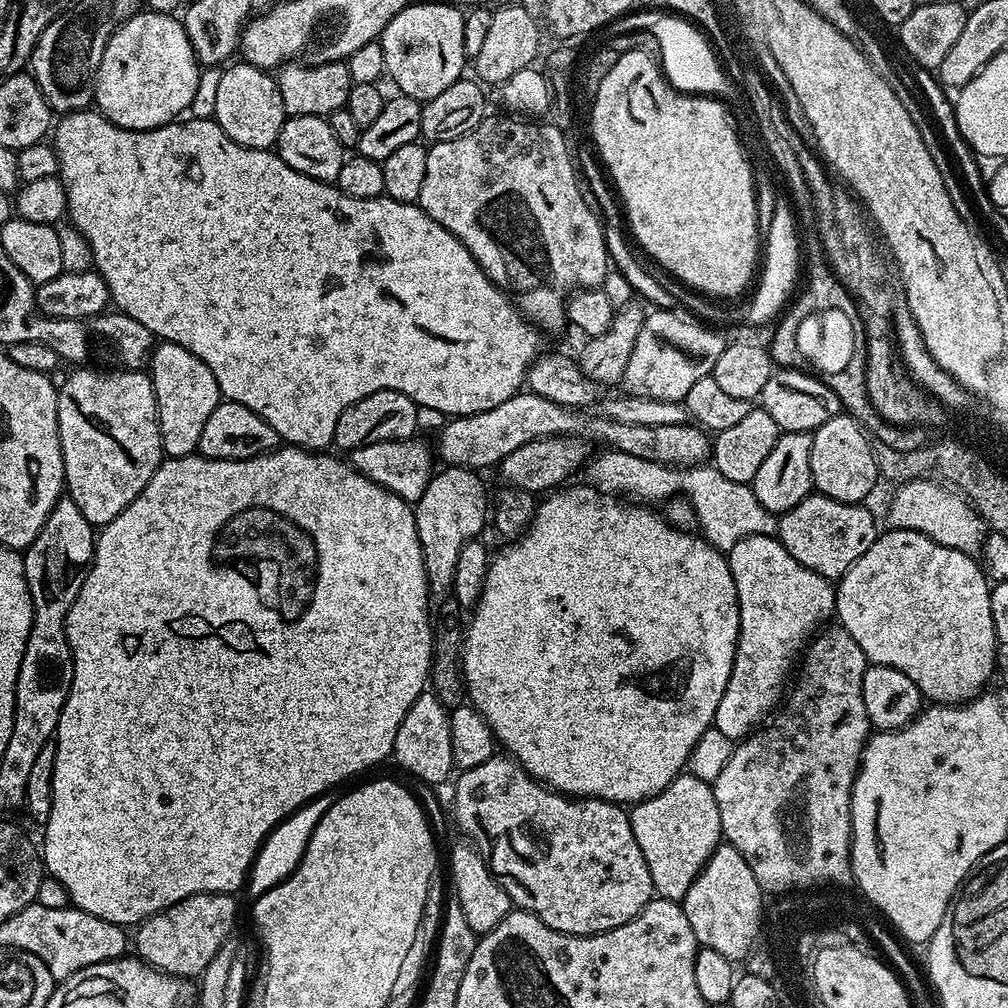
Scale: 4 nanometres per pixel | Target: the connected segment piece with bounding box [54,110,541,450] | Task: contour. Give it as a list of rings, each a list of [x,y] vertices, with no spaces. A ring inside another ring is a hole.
[[[85,110],[61,115],[54,124],[54,136],[56,132],[54,147],[56,157],[60,163],[58,175],[60,181],[64,184],[66,198],[68,199],[67,219],[70,221],[71,227],[77,228],[87,238],[88,245],[92,248],[92,262],[95,271],[99,272],[100,277],[106,282],[111,303],[119,311],[125,312],[130,318],[134,318],[137,322],[142,322],[142,326],[146,326],[146,330],[150,330],[153,337],[159,338],[161,341],[169,340],[178,346],[186,346],[186,350],[190,350],[190,354],[202,358],[202,362],[206,362],[206,366],[210,366],[210,374],[214,374],[214,378],[218,382],[221,397],[224,400],[233,400],[250,410],[254,410],[254,414],[258,414],[258,418],[265,420],[280,435],[281,441],[285,445],[309,450],[327,449],[334,438],[334,426],[338,422],[338,414],[342,414],[342,410],[346,410],[346,406],[350,406],[378,390],[398,390],[402,394],[409,396],[421,408],[438,410],[445,418],[455,418],[482,414],[482,410],[494,410],[494,406],[498,406],[501,402],[506,402],[506,398],[515,396],[517,392],[525,387],[528,368],[541,351],[541,333],[525,317],[520,315],[520,309],[512,303],[508,293],[503,292],[480,269],[474,254],[470,254],[470,250],[466,250],[466,246],[462,246],[462,242],[458,242],[458,238],[454,238],[454,234],[450,234],[450,230],[438,226],[438,222],[434,222],[434,218],[427,216],[421,210],[419,203],[398,202],[397,200],[391,200],[386,194],[373,200],[350,198],[340,191],[335,183],[315,180],[306,174],[295,172],[293,168],[286,166],[284,159],[275,151],[267,148],[247,148],[238,142],[234,142],[224,133],[222,126],[212,118],[208,118],[208,120],[180,118],[171,124],[163,124],[161,128],[148,128],[144,132],[139,132],[133,128],[119,128],[118,125],[109,122],[107,115],[100,113],[99,116],[98,113],[92,111]]]

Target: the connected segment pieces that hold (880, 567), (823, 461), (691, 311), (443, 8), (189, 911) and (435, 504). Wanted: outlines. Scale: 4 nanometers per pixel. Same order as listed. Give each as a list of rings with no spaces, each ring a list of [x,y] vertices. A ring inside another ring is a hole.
[[[905,528],[887,531],[877,535],[870,550],[835,585],[835,619],[862,646],[869,662],[902,670],[925,701],[966,704],[989,687],[988,679],[996,672],[992,588],[985,569],[977,561],[976,565],[969,553],[950,550],[950,546],[942,546],[921,532]]]
[[[839,414],[812,432],[810,474],[815,491],[821,496],[829,496],[847,504],[867,501],[867,496],[878,481],[878,471],[872,440],[855,417]]]
[[[792,256],[792,258],[790,258],[790,270],[782,270],[782,268],[778,268],[778,272],[772,272],[772,270],[770,270],[766,288],[762,288],[762,281],[757,279],[754,287],[751,289],[752,297],[750,297],[750,292],[750,295],[743,302],[729,302],[727,300],[706,296],[703,292],[698,292],[696,289],[688,287],[688,285],[683,284],[681,280],[678,280],[668,272],[665,272],[661,264],[655,262],[649,263],[647,265],[647,270],[649,274],[656,278],[658,282],[670,292],[675,303],[679,305],[689,317],[695,318],[701,322],[707,322],[712,326],[740,323],[764,324],[767,320],[771,320],[771,322],[775,321],[777,317],[785,311],[786,305],[793,295],[792,287],[795,286],[796,279],[802,272],[802,258],[794,258],[794,256]],[[788,295],[790,295],[789,298]],[[744,302],[745,304],[740,304]]]
[[[409,2],[402,11],[394,14],[394,18],[390,18],[378,39],[386,58],[384,71],[387,79],[392,79],[403,95],[421,102],[438,98],[446,86],[465,75],[464,17],[465,13],[459,12],[452,4]]]
[[[227,892],[194,894],[143,920],[135,929],[136,936],[134,932],[135,955],[167,976],[203,977],[214,954],[229,943],[231,936],[228,935],[236,924],[236,899],[235,895]]]
[[[447,465],[433,475],[429,484],[414,504],[418,542],[422,546],[422,558],[428,575],[431,595],[448,596],[454,582],[454,570],[458,566],[458,554],[462,546],[481,535],[484,523],[490,520],[490,494],[475,469]]]

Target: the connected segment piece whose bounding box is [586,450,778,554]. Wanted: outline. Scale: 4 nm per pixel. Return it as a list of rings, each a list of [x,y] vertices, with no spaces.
[[[608,450],[605,453],[605,456],[597,455],[586,468],[589,476],[587,479],[597,489],[607,490],[612,494],[633,492],[636,496],[645,496],[646,499],[657,502],[683,493],[692,501],[696,511],[696,522],[704,539],[709,540],[715,548],[725,554],[742,538],[771,536],[777,531],[777,517],[767,512],[762,502],[758,502],[751,486],[730,482],[730,478],[724,477],[715,466],[688,466],[681,471],[679,467],[634,458],[625,452]]]

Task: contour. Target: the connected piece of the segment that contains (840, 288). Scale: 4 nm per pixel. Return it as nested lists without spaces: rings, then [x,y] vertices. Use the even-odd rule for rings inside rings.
[[[805,239],[802,244],[804,255],[804,279],[806,286],[804,290],[795,297],[795,300],[787,307],[787,310],[777,321],[777,326],[771,342],[768,342],[769,356],[773,365],[781,369],[807,369],[812,368],[814,361],[812,358],[805,357],[798,346],[799,325],[802,320],[807,319],[811,313],[822,312],[824,310],[840,310],[847,315],[853,323],[857,323],[860,318],[860,308],[851,291],[844,287],[841,280],[835,276],[830,262],[827,262],[826,250],[820,240]]]

